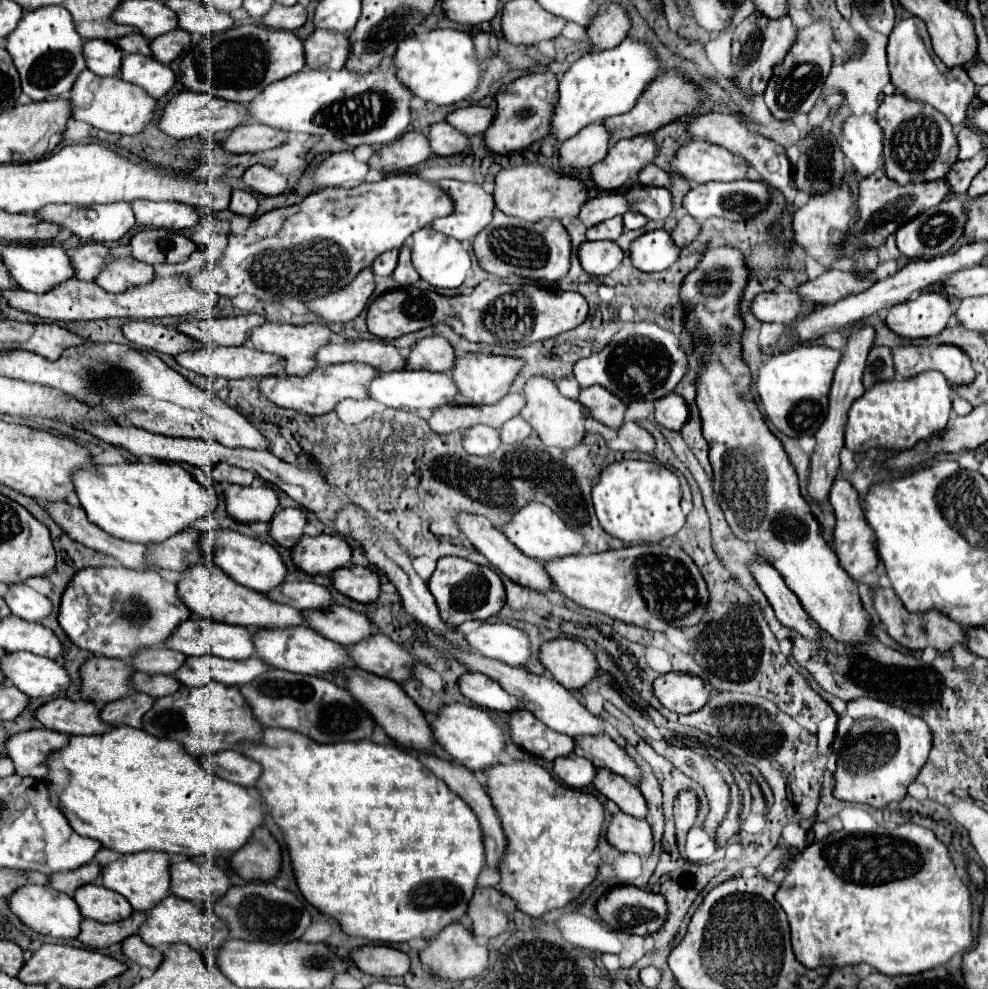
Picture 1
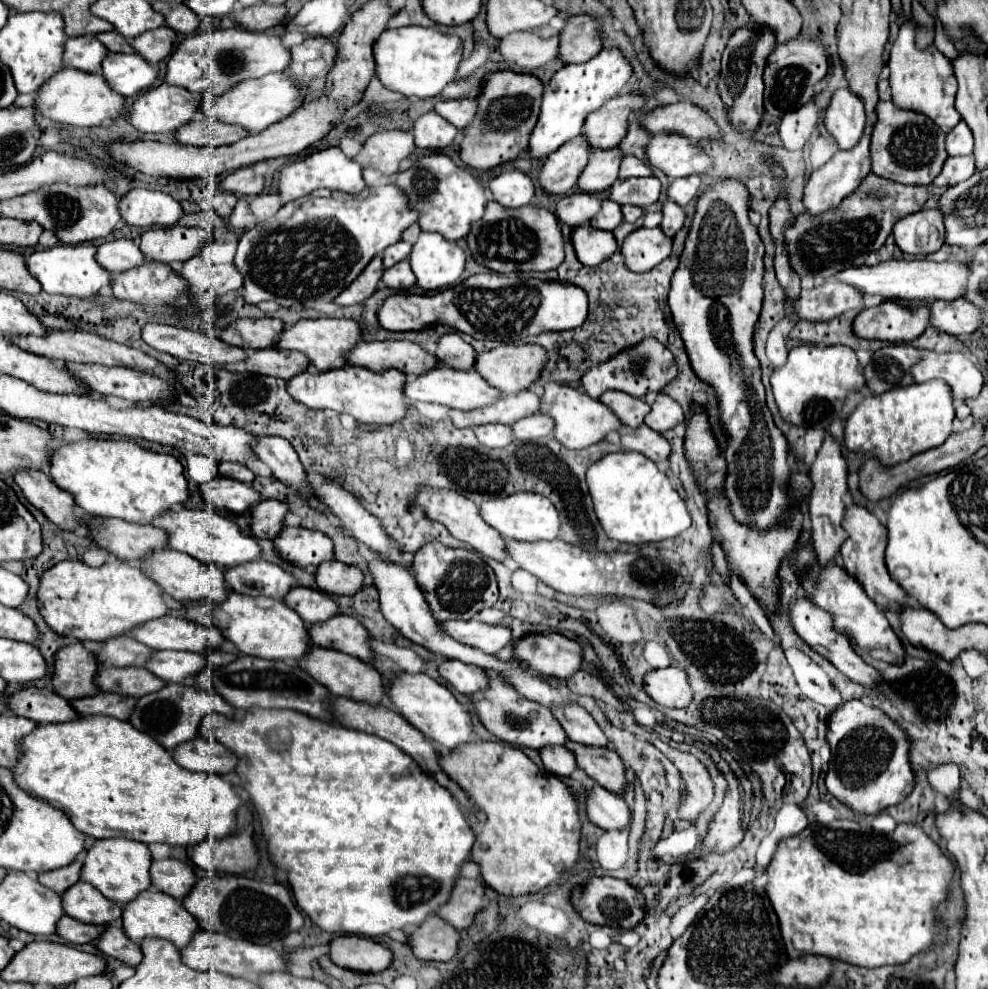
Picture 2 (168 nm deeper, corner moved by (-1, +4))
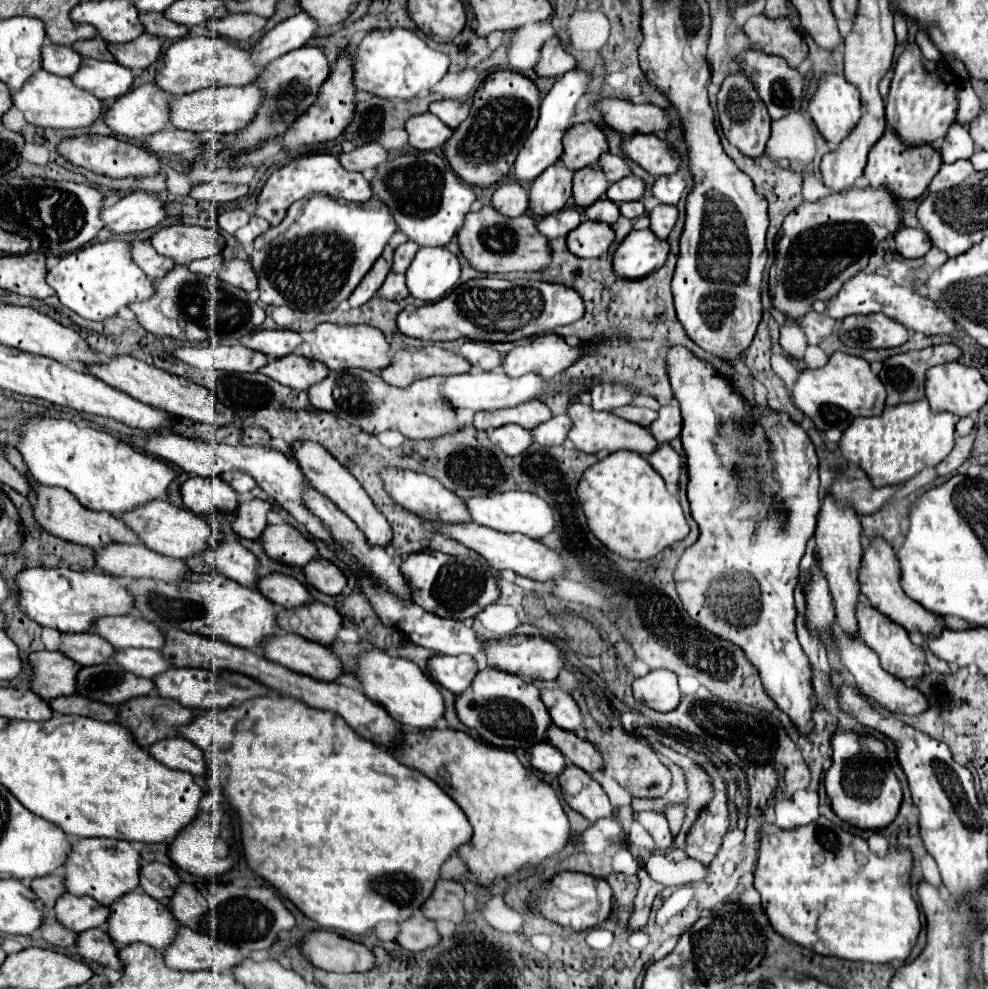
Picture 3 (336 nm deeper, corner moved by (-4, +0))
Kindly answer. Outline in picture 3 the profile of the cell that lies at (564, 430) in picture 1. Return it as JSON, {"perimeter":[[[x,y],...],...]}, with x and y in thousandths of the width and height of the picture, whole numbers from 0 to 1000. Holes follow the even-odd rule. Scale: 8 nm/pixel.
{"perimeter":[[[577,406],[573,419],[579,423],[579,433],[575,437],[575,443],[581,447],[585,455],[593,459],[605,459],[609,455],[615,455],[615,457],[640,455],[646,459],[658,459],[666,453],[666,447],[662,445],[662,441],[658,441],[656,433],[640,429],[619,417],[603,417],[599,411],[593,411],[589,406]]]}

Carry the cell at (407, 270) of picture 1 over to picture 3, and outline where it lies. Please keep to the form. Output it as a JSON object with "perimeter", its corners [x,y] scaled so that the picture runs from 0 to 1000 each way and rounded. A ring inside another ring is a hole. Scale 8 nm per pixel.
{"perimeter":[[[395,275],[385,291],[385,297],[389,301],[395,301],[395,303],[409,303],[415,299],[413,295],[413,289],[411,289],[411,279],[409,277],[399,277]]]}

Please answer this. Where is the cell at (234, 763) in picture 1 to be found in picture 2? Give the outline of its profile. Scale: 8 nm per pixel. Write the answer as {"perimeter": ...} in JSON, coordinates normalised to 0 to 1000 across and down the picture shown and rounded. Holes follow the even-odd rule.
{"perimeter":[[[203,744],[189,748],[175,756],[175,768],[183,772],[183,777],[195,781],[212,781],[212,783],[228,783],[236,781],[240,775],[240,766],[226,756],[222,750],[212,750]]]}

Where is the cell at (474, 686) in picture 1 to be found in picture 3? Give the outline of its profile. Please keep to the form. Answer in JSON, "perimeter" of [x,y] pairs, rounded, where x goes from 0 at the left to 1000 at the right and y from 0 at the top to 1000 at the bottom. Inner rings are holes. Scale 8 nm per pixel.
{"perimeter":[[[441,661],[439,665],[433,667],[433,673],[435,673],[435,679],[437,679],[437,686],[451,698],[460,700],[460,702],[466,702],[470,700],[484,675],[482,675],[482,669],[478,663],[449,663],[449,661]]]}

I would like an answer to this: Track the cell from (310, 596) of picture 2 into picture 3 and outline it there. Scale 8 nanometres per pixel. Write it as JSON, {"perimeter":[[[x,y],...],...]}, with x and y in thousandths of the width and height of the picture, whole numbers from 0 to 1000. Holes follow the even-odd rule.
{"perimeter":[[[279,578],[269,580],[263,586],[261,597],[263,597],[263,601],[267,601],[271,607],[275,607],[277,611],[281,611],[285,615],[304,615],[304,613],[318,609],[318,605],[310,597],[310,593],[289,580],[279,580]]]}

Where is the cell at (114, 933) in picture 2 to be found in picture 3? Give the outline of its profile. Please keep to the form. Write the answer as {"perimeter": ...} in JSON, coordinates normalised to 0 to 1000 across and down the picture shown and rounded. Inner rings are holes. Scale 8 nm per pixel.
{"perimeter":[[[105,938],[81,942],[77,957],[79,957],[79,965],[83,969],[101,973],[101,975],[117,979],[117,981],[126,981],[126,973],[119,971],[119,957],[115,954],[115,950],[111,950],[111,946]]]}

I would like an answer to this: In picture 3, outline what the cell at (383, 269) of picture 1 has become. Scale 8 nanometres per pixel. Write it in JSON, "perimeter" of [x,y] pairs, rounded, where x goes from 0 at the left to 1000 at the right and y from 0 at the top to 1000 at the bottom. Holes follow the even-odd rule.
{"perimeter":[[[409,245],[407,249],[403,249],[399,253],[399,265],[397,265],[397,275],[411,275],[411,271],[415,269],[417,261],[423,255],[423,247],[421,245]]]}

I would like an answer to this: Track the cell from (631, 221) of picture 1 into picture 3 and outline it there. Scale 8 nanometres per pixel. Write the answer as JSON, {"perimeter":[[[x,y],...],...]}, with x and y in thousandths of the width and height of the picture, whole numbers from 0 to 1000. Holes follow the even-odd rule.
{"perimeter":[[[636,204],[636,206],[628,206],[628,214],[630,214],[630,218],[642,222],[642,220],[648,220],[654,212],[652,212],[650,204]]]}

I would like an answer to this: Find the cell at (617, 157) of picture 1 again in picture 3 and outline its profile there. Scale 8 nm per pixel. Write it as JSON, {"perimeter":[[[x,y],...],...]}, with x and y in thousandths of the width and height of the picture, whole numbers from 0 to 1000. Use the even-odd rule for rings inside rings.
{"perimeter":[[[605,166],[593,168],[593,170],[585,172],[581,178],[581,190],[579,190],[581,204],[585,208],[593,210],[593,208],[601,206],[603,202],[607,202],[613,196],[615,188],[617,188],[617,184]]]}

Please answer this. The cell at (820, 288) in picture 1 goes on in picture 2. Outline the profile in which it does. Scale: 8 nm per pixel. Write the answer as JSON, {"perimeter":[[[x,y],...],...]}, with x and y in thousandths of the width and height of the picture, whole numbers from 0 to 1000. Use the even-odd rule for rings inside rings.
{"perimeter":[[[898,263],[898,265],[890,265],[888,269],[869,269],[869,271],[857,271],[855,275],[851,275],[851,277],[847,277],[845,279],[845,283],[849,283],[849,285],[855,285],[855,287],[861,287],[861,289],[865,289],[865,291],[869,291],[871,295],[873,295],[874,299],[877,302],[881,302],[881,309],[876,309],[876,310],[882,310],[882,309],[887,309],[886,307],[891,307],[893,303],[948,303],[948,301],[952,301],[952,303],[969,303],[969,299],[973,299],[973,291],[975,291],[975,287],[977,287],[977,267],[971,267],[971,265],[942,265],[942,263]]]}

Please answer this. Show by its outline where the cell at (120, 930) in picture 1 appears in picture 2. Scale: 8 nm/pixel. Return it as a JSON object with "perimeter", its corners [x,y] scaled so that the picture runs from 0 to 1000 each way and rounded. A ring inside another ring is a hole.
{"perimeter":[[[62,926],[58,932],[58,944],[62,948],[66,948],[72,954],[86,954],[86,952],[94,952],[100,948],[100,944],[104,942],[106,936],[92,936],[92,934],[84,934],[74,930],[72,926]]]}

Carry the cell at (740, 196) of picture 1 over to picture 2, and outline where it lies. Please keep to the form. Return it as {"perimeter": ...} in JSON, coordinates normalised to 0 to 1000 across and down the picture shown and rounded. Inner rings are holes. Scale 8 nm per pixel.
{"perimeter":[[[693,178],[693,180],[683,180],[677,188],[675,188],[675,198],[677,202],[685,204],[687,208],[697,206],[701,200],[705,200],[710,188],[710,180],[707,178]]]}

